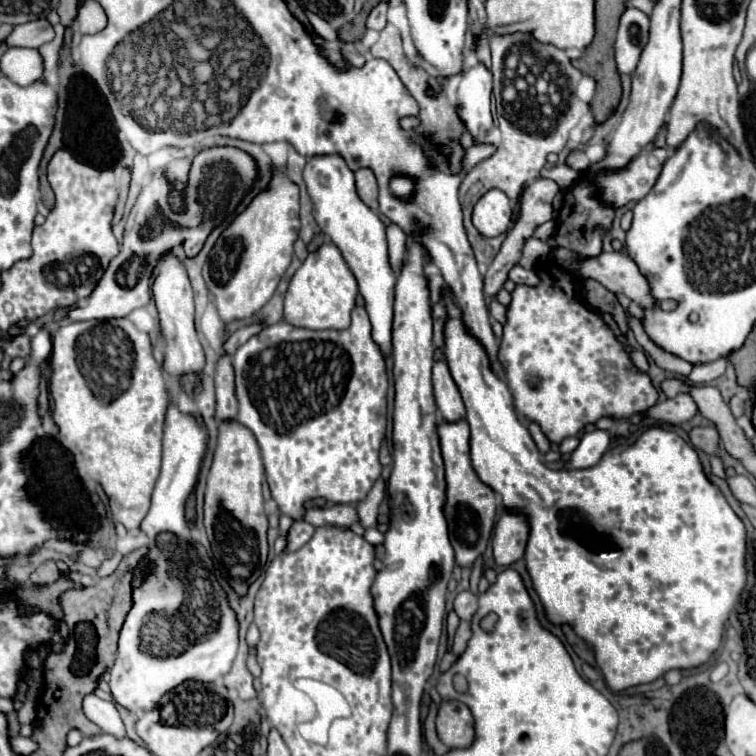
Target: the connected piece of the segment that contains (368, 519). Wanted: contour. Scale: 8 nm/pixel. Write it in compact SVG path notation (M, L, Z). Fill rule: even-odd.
M379 479L375 483L375 487L369 491L369 495L357 503L357 515L359 515L359 523L363 529L369 529L375 525L377 521L377 509L379 509L379 503L381 499L385 497L385 483Z

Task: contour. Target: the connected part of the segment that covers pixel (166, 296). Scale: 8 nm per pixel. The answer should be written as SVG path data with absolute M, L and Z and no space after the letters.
M167 255L161 259L159 267L155 269L157 279L153 283L153 293L155 293L155 303L159 311L159 323L161 323L161 333L165 339L165 363L163 369L175 377L187 373L187 371L201 371L205 363L203 349L199 345L199 339L195 335L195 325L193 325L193 291L187 279L187 273L183 271L179 259L175 255Z

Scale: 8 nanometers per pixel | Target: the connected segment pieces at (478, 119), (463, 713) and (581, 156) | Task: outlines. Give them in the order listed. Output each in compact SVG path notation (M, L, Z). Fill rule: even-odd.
M477 63L469 71L465 71L463 81L457 89L457 105L459 115L467 125L467 131L479 143L493 129L491 95L493 95L491 69L487 69L483 63Z
M445 701L439 707L437 715L437 733L439 739L449 749L469 747L475 741L473 715L467 705L461 701Z
M575 151L575 153L571 153L571 155L569 155L567 165L569 165L569 167L573 167L575 171L581 171L581 173L583 173L583 171L589 167L589 161L587 161L587 157L585 157L585 153L583 153L583 151Z

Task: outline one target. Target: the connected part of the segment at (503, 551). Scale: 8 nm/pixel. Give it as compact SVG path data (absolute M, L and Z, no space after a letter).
M503 513L493 533L493 557L497 567L509 567L523 559L529 537L527 519L513 513Z

